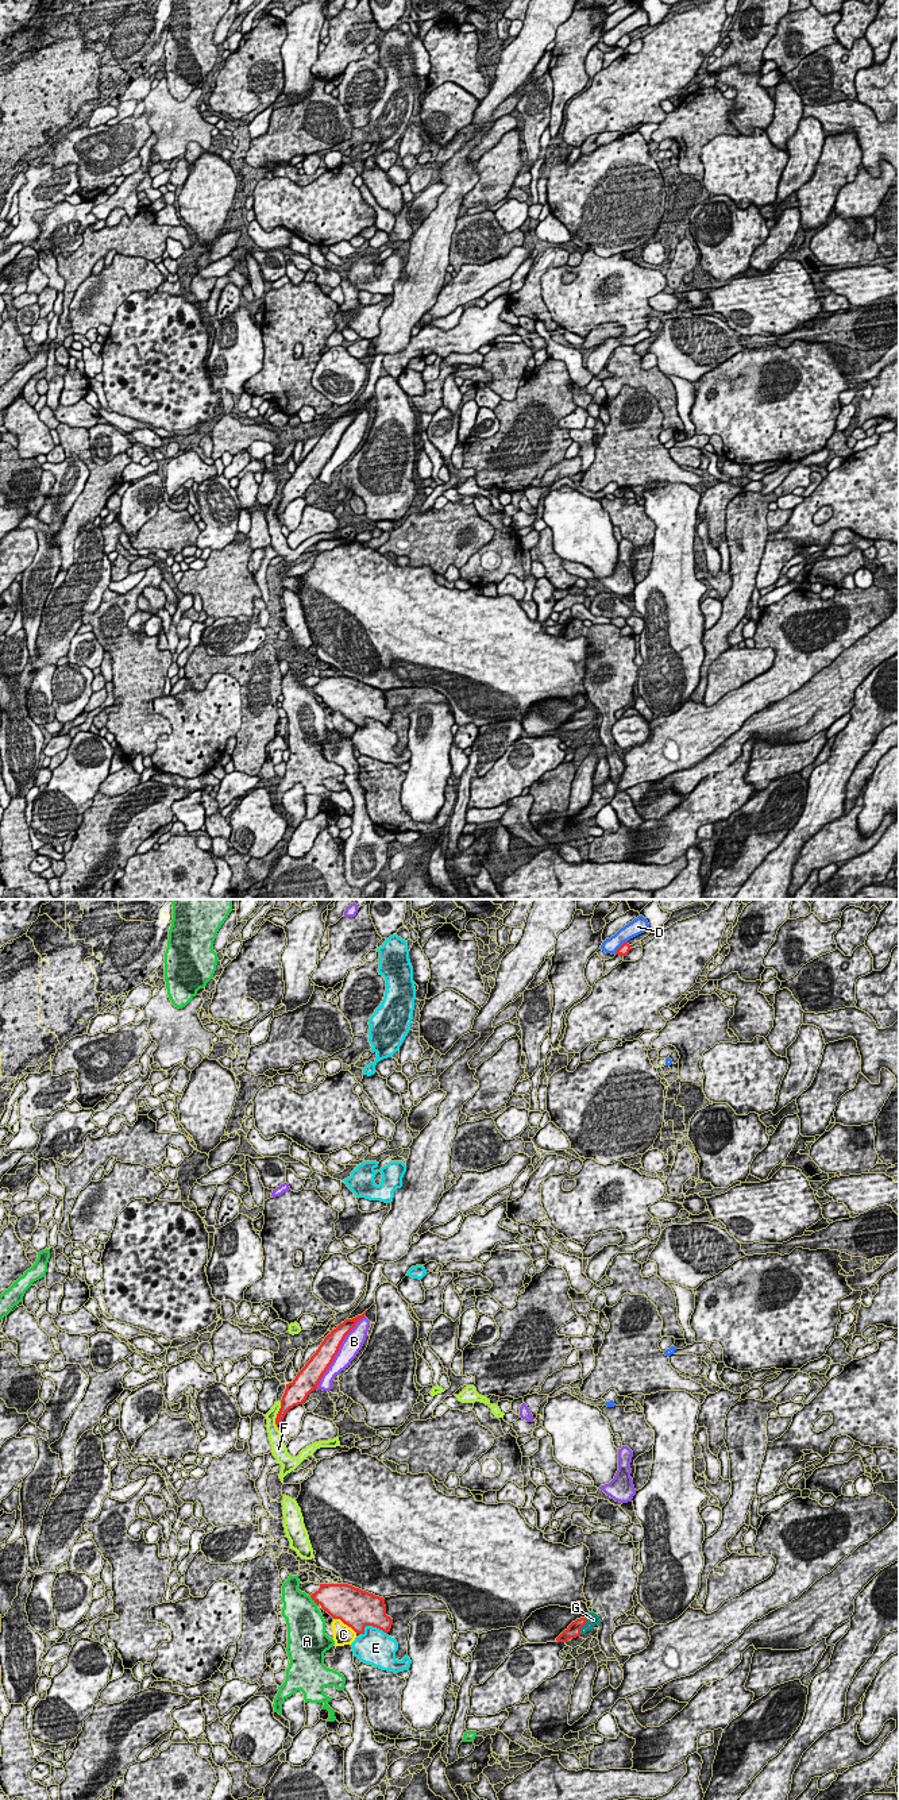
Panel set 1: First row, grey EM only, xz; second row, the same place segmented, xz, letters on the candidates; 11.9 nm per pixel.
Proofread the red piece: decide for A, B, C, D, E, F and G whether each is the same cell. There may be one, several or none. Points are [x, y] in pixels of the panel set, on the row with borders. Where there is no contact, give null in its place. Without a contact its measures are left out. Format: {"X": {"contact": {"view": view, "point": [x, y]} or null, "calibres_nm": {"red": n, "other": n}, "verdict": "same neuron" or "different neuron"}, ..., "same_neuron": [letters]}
{"A": {"contact": {"view": "xz", "point": [312, 1599]}, "calibres_nm": {"red": 340, "other": 420}, "verdict": "different neuron"}, "B": {"contact": {"view": "xz", "point": [338, 1351]}, "calibres_nm": {"red": 240, "other": 240}, "verdict": "different neuron"}, "C": {"contact": {"view": "xz", "point": [346, 1623]}, "calibres_nm": {"red": 460, "other": 240}, "verdict": "different neuron"}, "D": {"contact": {"view": "xz", "point": [620, 947]}, "calibres_nm": {"red": 130, "other": 190}, "verdict": "different neuron"}, "E": {"contact": {"view": "xz", "point": [373, 1626]}, "calibres_nm": {"red": 420, "other": 400}, "verdict": "different neuron"}, "F": {"contact": {"view": "xz", "point": [277, 1417]}, "calibres_nm": {"red": 180, "other": 160}, "verdict": "different neuron"}, "G": {"contact": {"view": "xz", "point": [582, 1626]}, "calibres_nm": {"red": 160, "other": 140}, "verdict": "same neuron"}, "same_neuron": ["G"]}

